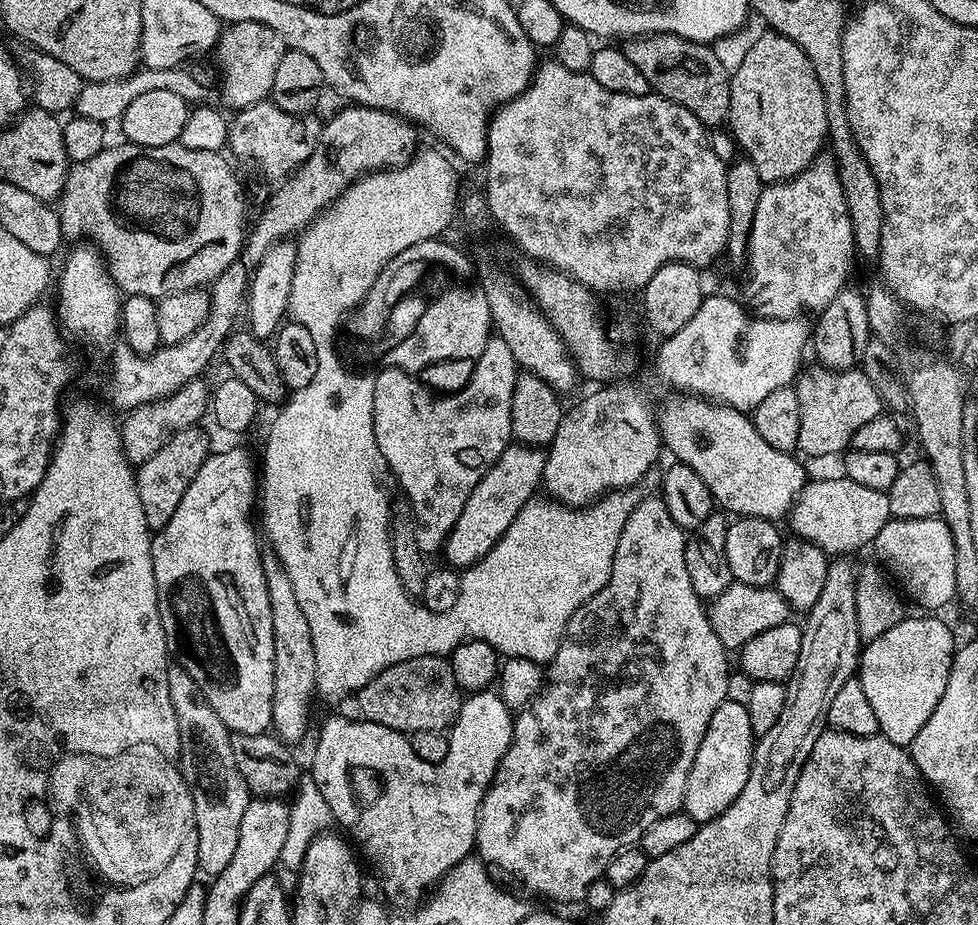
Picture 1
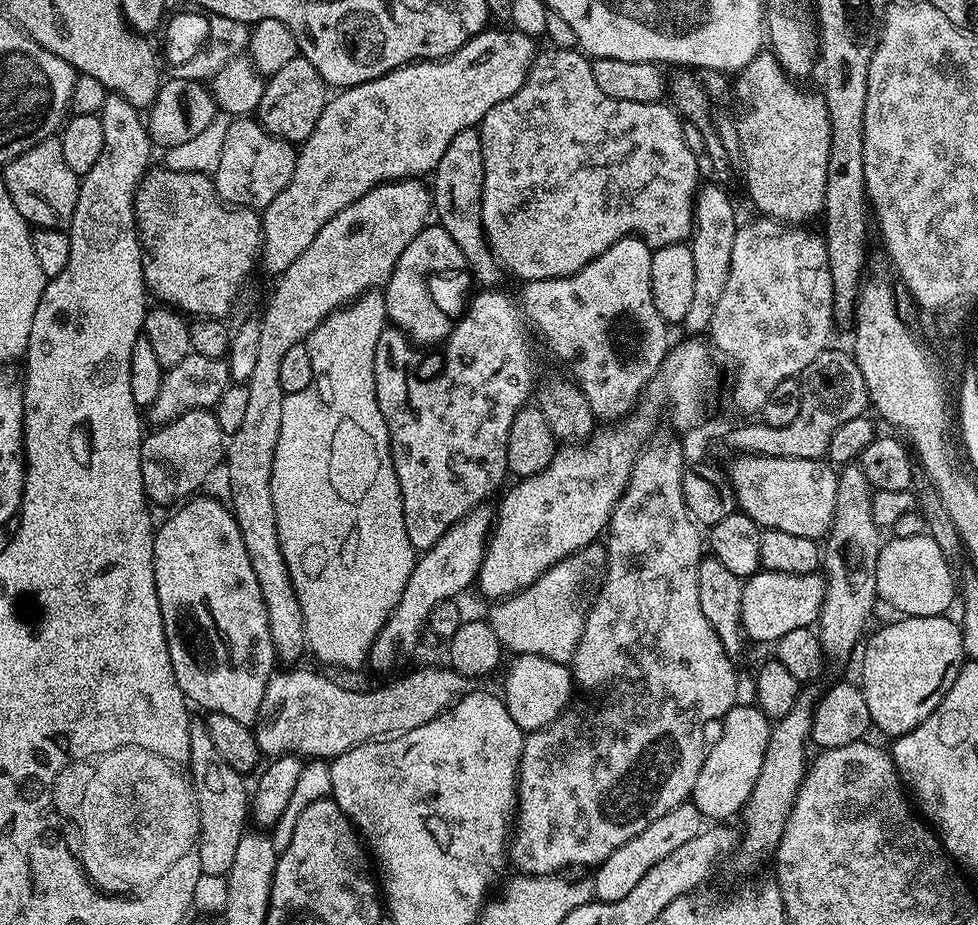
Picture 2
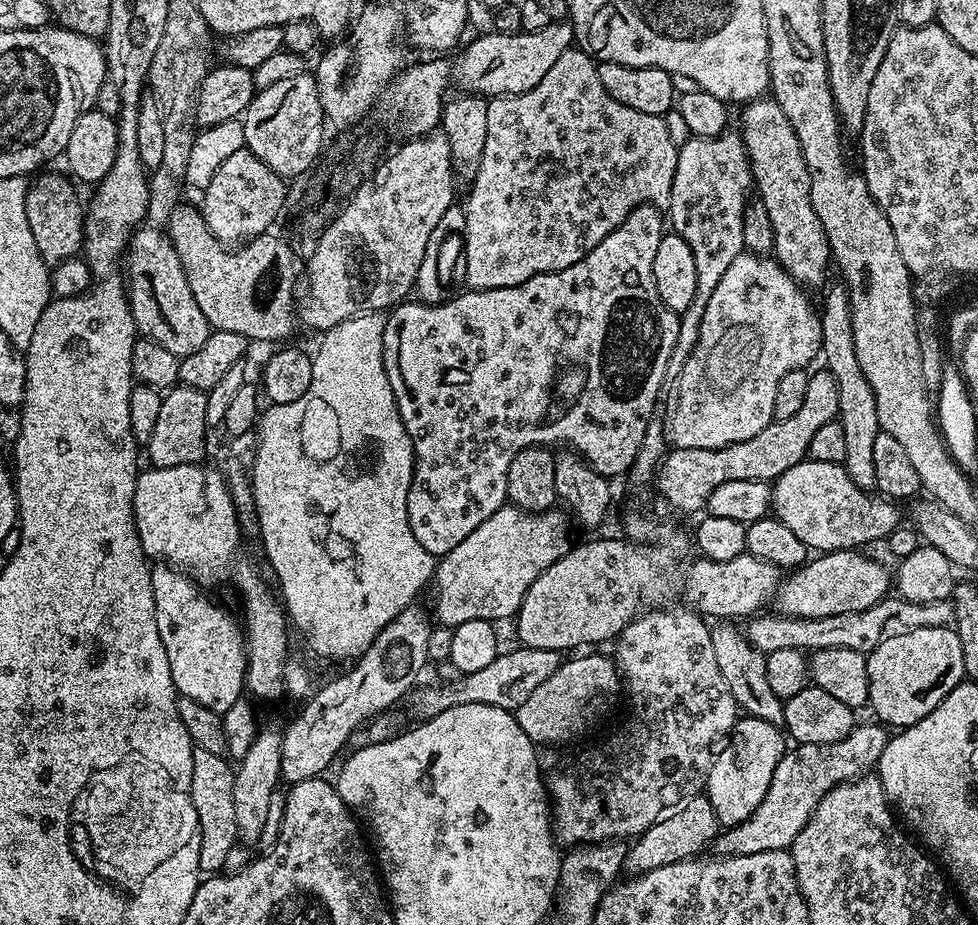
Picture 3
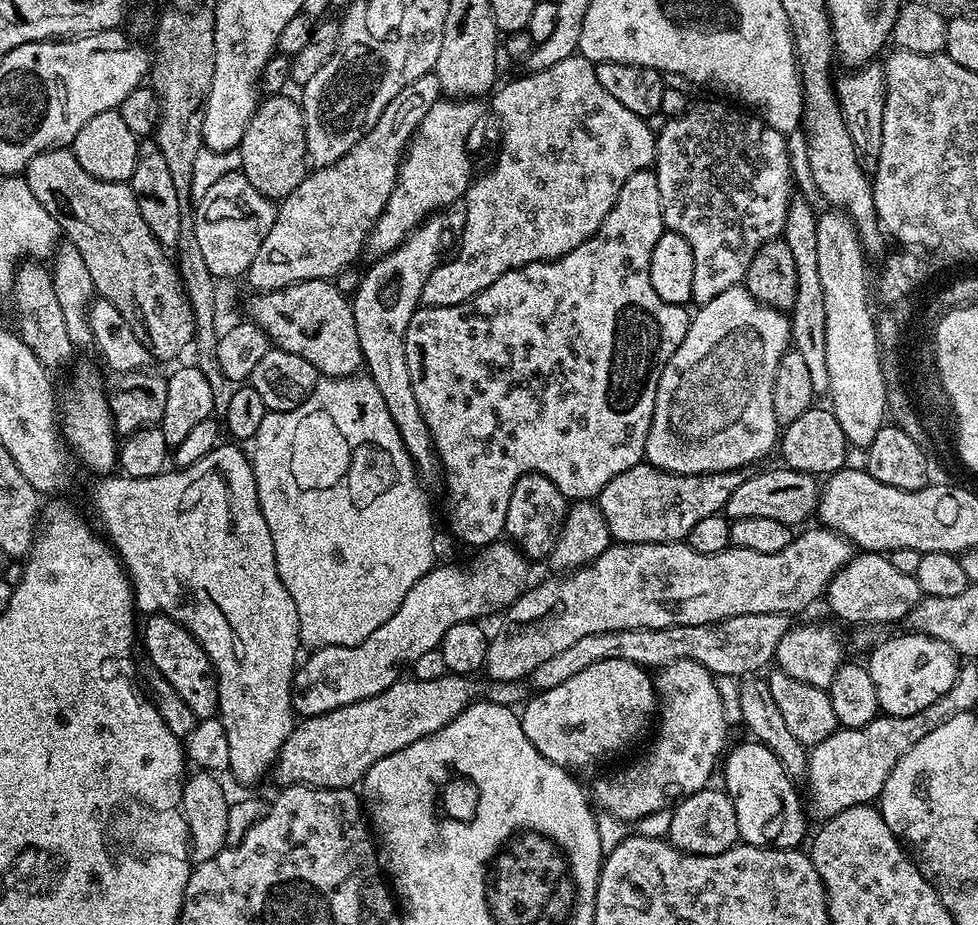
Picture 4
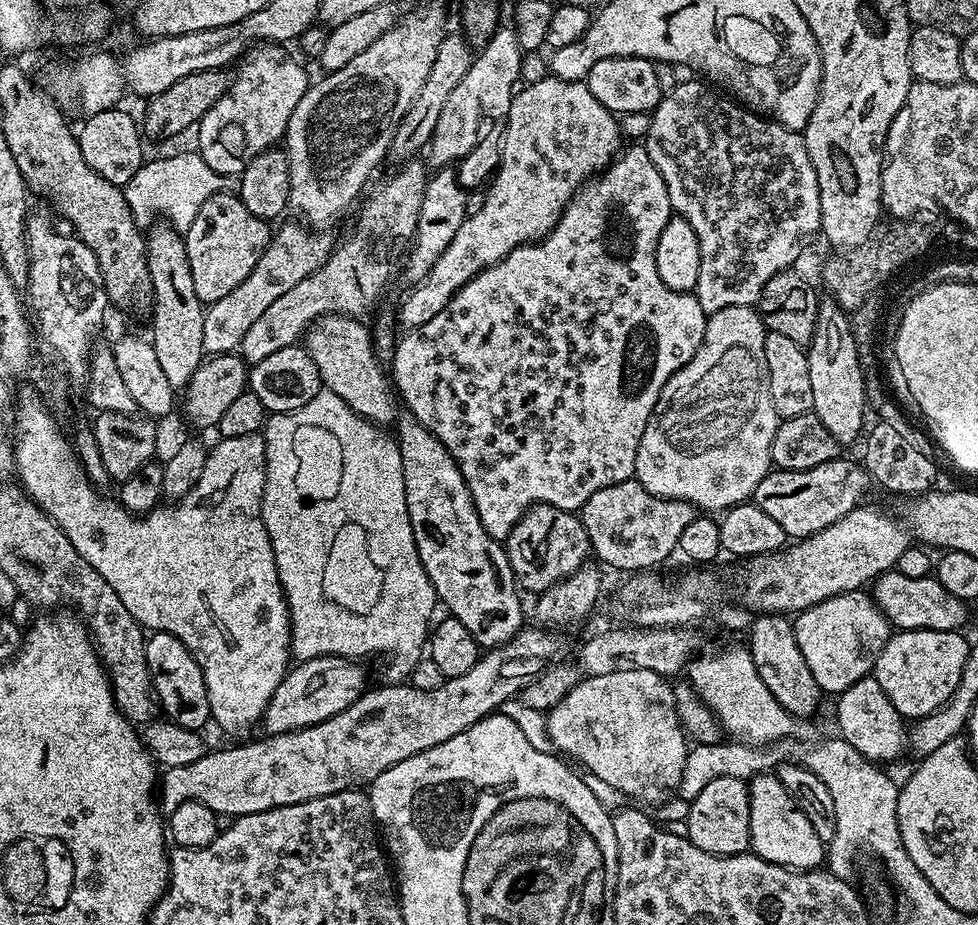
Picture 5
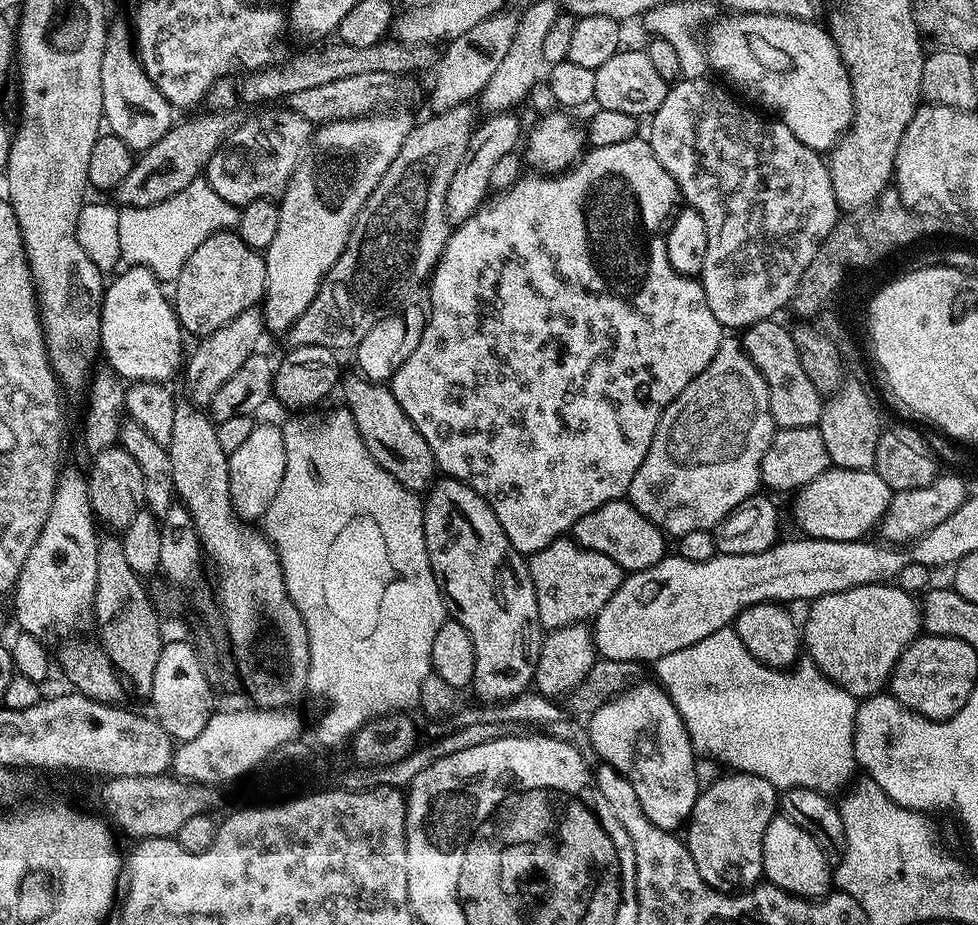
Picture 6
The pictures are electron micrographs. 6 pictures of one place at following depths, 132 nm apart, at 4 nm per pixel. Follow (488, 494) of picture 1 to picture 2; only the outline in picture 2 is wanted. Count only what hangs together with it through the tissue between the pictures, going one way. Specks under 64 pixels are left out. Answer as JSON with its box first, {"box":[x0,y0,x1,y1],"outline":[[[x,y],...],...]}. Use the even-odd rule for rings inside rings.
{"box":[367,506,494,672],"outline":[[[488,506],[471,508],[462,519],[454,522],[454,526],[450,526],[450,530],[446,530],[446,534],[442,534],[442,538],[438,538],[438,542],[434,542],[434,546],[423,549],[419,553],[416,563],[412,566],[410,578],[402,590],[402,598],[398,602],[398,606],[390,614],[390,618],[374,638],[372,649],[368,651],[367,663],[372,664],[374,671],[388,672],[399,660],[406,659],[415,650],[420,635],[425,635],[430,610],[434,610],[434,606],[438,606],[438,602],[459,597],[459,592],[464,592],[471,584],[473,587],[477,583],[484,551],[488,549],[488,538],[492,535],[493,523],[494,512],[491,507],[489,509]]]}

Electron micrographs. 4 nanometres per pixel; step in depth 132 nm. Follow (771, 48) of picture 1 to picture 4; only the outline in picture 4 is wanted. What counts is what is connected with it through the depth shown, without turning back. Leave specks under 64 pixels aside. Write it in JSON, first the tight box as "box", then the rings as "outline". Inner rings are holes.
{"box":[782,198,830,394],"outline":[[[793,198],[786,214],[786,226],[782,233],[782,239],[790,251],[794,254],[794,267],[798,270],[798,298],[794,300],[794,306],[790,309],[790,323],[792,326],[792,344],[794,351],[802,354],[806,361],[806,367],[810,373],[810,379],[814,381],[814,390],[818,394],[827,393],[830,386],[830,370],[826,368],[826,301],[822,298],[822,281],[818,275],[818,219],[817,209],[812,209],[806,201]]]}

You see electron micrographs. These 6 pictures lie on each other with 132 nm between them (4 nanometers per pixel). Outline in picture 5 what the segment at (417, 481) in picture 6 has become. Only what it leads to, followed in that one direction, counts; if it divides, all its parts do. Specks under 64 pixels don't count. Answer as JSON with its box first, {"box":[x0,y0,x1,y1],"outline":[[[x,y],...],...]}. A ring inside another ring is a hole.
{"box":[302,312,398,426],"outline":[[[333,312],[329,316],[319,316],[304,333],[302,347],[310,354],[310,358],[314,358],[314,364],[318,366],[321,385],[327,391],[338,394],[338,398],[342,398],[342,402],[346,402],[346,406],[350,406],[350,410],[358,413],[363,420],[370,420],[377,426],[388,426],[398,415],[398,409],[396,409],[398,400],[394,395],[389,373],[374,349],[371,331],[367,327],[364,329],[360,324],[363,323],[355,316],[339,316]]]}

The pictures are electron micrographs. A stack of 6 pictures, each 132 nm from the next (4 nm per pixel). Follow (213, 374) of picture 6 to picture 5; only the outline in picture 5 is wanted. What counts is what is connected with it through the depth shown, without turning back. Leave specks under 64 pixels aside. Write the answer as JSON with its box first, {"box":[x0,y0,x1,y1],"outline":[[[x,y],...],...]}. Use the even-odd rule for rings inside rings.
{"box":[202,224,334,353],"outline":[[[284,224],[280,229],[277,227],[262,258],[258,258],[248,277],[238,282],[238,286],[234,286],[226,298],[218,298],[218,302],[207,305],[202,326],[205,353],[235,353],[242,338],[246,338],[246,330],[254,326],[256,319],[262,315],[262,310],[268,309],[277,298],[282,298],[286,290],[298,286],[302,278],[310,278],[310,274],[314,274],[327,262],[334,251],[334,240],[324,230],[313,230],[300,224]]]}

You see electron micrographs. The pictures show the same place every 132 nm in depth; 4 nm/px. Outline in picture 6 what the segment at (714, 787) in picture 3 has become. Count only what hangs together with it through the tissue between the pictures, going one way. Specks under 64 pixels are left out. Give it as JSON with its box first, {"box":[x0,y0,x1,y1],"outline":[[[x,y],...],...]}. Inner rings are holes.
{"box":[762,814,834,898],"outline":[[[777,814],[766,826],[766,838],[762,838],[762,866],[764,867],[763,879],[767,883],[778,886],[795,896],[805,898],[823,898],[828,895],[834,884],[834,872],[828,868],[829,853],[802,830],[790,818]]]}

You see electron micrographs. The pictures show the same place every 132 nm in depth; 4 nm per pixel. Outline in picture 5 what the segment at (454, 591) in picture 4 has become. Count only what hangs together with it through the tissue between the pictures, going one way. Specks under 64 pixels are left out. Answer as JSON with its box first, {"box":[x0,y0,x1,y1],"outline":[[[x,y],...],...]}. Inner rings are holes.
{"box":[263,656,370,736],"outline":[[[319,656],[313,660],[301,660],[289,667],[266,706],[263,731],[267,735],[277,736],[302,730],[306,726],[326,722],[326,718],[346,710],[346,706],[353,704],[370,687],[368,672],[360,664],[363,663],[347,656]]]}

